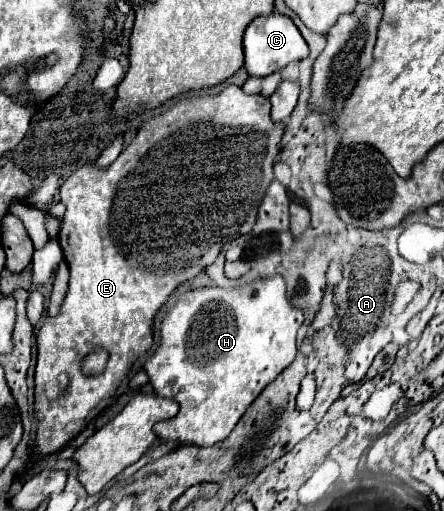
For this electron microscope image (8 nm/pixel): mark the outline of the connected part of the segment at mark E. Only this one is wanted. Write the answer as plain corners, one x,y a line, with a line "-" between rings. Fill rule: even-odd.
226,86
222,92
218,94
206,94
206,96
192,96
192,98
184,98
180,102
176,102
174,106
170,106
168,110
152,116
150,120
146,120
136,136
132,138
132,142
120,152
120,156
106,168
98,168
94,162
88,162
84,166
80,166
76,172
72,172
72,176
62,184
60,188
60,202
66,206
66,214
62,218
62,226
58,232
58,242
62,246
64,258
68,262
70,268
70,288
68,294
60,306
58,316
54,318
46,318
42,328
36,334
36,344
38,344
38,360
36,360
36,402
34,402
34,414
36,414
36,422
38,422
38,432
36,432
36,442
34,442
34,452
38,456
46,456
52,454
56,450
60,450
70,438
78,436
86,424
102,412
102,408
108,404
108,400
114,396
116,388
120,386
122,378
128,374
132,362
142,356
146,350
152,348
152,318
158,312
158,308
168,300
168,296
172,294
172,290
186,282
192,280
196,274
200,274
208,264
212,264
220,250
222,244
228,240
236,240
242,234
248,234
256,222
256,212
260,206
260,200
264,198
266,188
270,186
270,182
274,180
274,172
272,172
272,164
280,152
280,138
284,132
284,124
272,124
270,120
270,100
254,94
248,96
242,92
240,86
-
94,348
104,348
110,352
110,360
108,366
104,370
104,374
100,376
82,376
80,372
80,362
82,358
92,352

